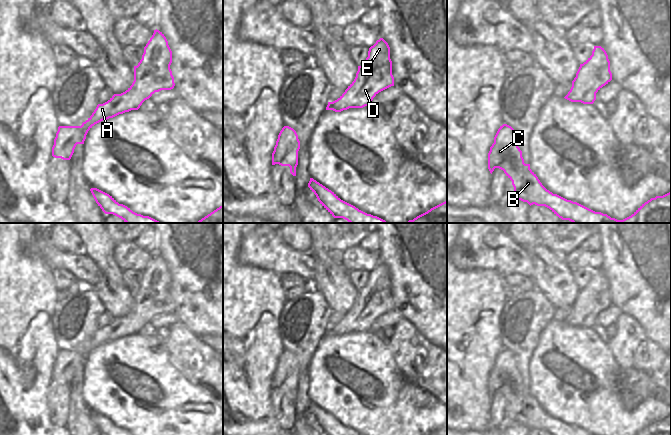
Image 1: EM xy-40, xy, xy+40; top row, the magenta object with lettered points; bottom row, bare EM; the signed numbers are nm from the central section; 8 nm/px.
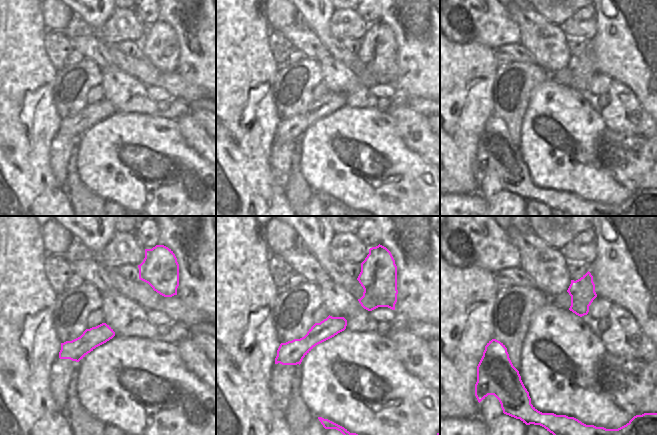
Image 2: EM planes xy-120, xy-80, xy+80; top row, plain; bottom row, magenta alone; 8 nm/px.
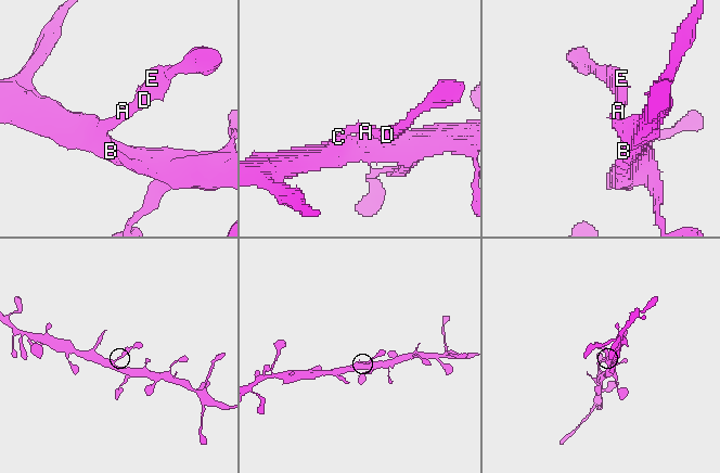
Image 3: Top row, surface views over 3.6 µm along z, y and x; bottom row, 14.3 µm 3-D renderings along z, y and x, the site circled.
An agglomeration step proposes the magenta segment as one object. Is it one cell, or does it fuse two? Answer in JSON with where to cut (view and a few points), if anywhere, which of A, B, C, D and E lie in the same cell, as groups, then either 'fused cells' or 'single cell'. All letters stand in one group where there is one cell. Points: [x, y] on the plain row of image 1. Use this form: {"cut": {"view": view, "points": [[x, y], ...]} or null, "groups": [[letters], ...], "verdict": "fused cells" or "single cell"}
{"cut": null, "groups": [["A", "B", "C", "D", "E"]], "verdict": "single cell"}

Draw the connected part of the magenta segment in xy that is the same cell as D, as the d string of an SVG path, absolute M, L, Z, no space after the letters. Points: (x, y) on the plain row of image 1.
M380 262L369 272L368 281L358 295L354 305L335 325L328 326L326 334L341 336L349 332L370 330L381 315L394 310L390 271Z

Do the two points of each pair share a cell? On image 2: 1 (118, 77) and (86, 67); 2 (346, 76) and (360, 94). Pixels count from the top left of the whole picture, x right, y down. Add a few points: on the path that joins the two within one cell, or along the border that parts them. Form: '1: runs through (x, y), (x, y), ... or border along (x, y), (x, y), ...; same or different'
1: border along (102, 69), (102, 82), (100, 84); different
2: runs through (346, 80), (356, 90); same

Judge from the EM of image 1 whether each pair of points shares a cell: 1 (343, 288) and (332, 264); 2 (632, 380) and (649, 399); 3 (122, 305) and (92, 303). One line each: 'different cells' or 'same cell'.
1: same cell
2: same cell
3: different cells

